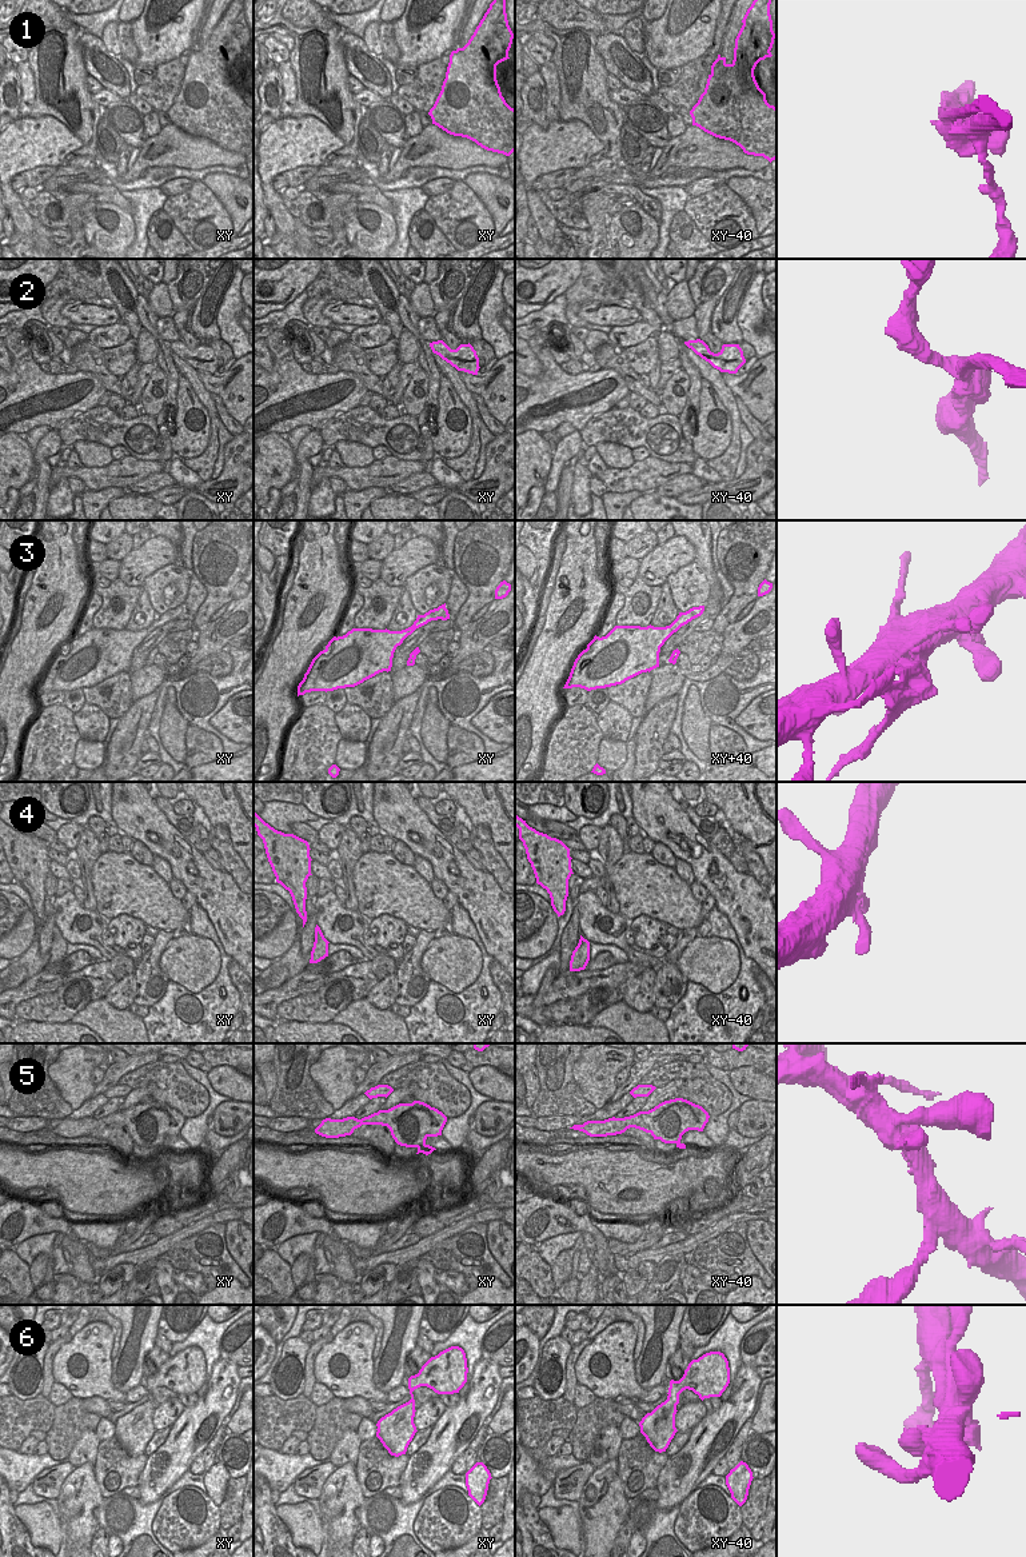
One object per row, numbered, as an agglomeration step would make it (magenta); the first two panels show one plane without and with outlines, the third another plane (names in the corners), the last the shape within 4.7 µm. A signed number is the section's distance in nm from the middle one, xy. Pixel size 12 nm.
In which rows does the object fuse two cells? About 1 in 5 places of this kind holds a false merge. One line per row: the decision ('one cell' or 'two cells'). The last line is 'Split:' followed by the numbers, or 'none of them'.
1: two cells
2: one cell
3: one cell
4: one cell
5: one cell
6: one cell
Split: 1

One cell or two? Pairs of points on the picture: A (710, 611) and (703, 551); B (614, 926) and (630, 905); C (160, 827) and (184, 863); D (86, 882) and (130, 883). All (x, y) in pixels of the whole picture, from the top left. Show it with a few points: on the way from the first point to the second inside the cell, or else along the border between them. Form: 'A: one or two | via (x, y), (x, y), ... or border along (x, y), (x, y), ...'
A: one | via (714, 597), (714, 583), (707, 566)
B: two | border along (619, 913), (630, 921)
C: one | via (166, 837), (182, 854)
D: two | border along (100, 853), (92, 870), (95, 910)

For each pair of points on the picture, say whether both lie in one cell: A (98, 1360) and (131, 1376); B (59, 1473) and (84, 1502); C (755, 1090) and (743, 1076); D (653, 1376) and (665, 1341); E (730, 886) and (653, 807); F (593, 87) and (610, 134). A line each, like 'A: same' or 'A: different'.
A: different
B: different
C: same
D: same
E: same
F: same

